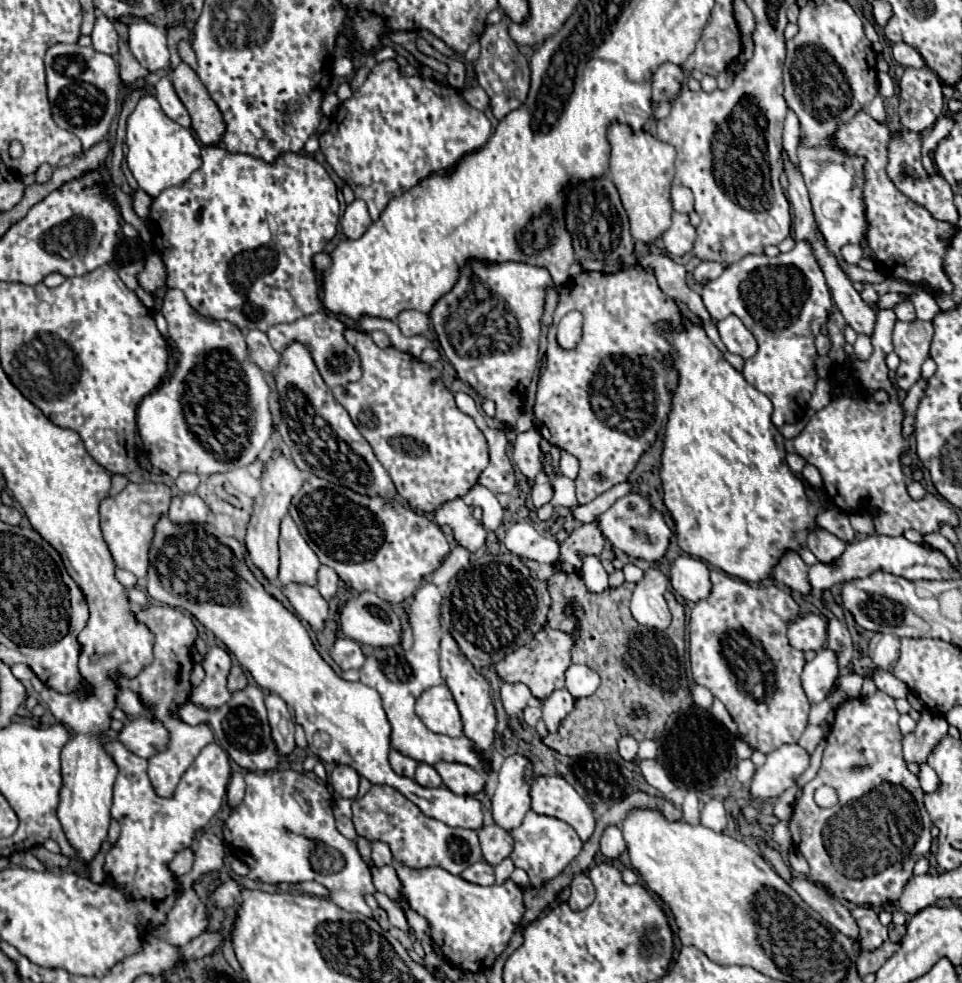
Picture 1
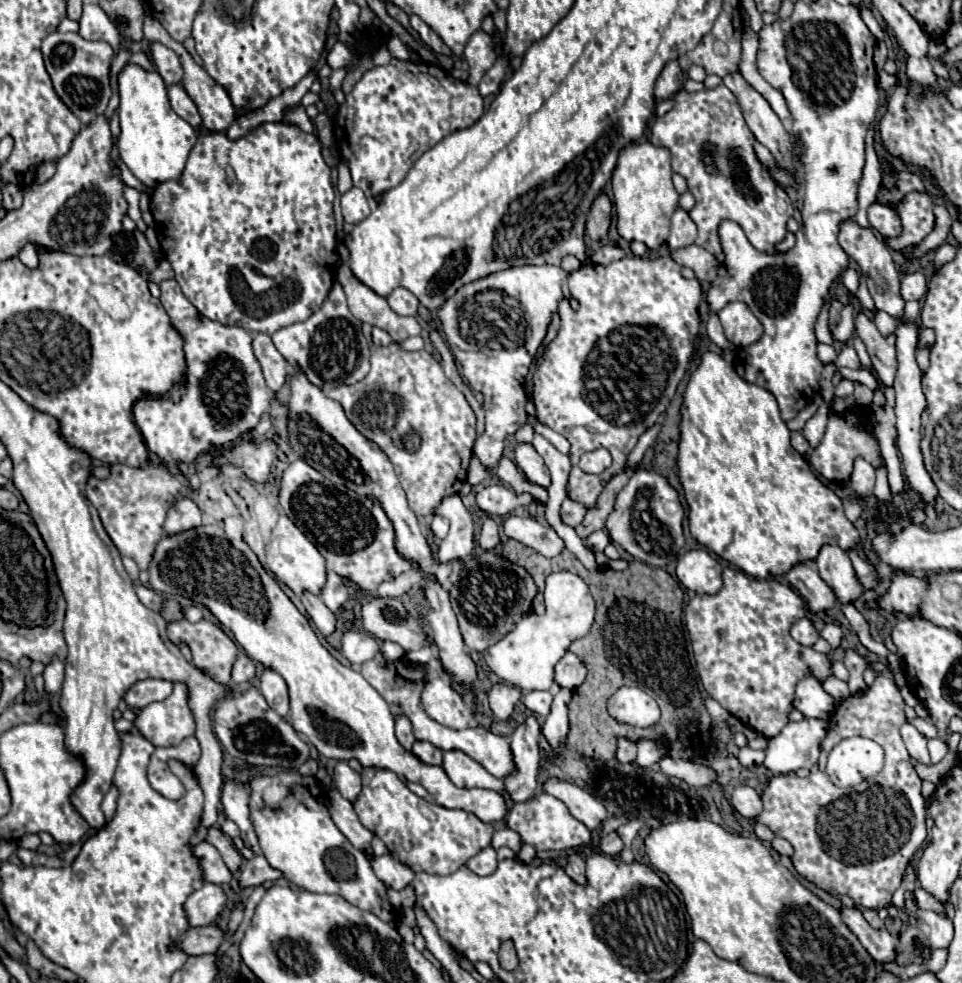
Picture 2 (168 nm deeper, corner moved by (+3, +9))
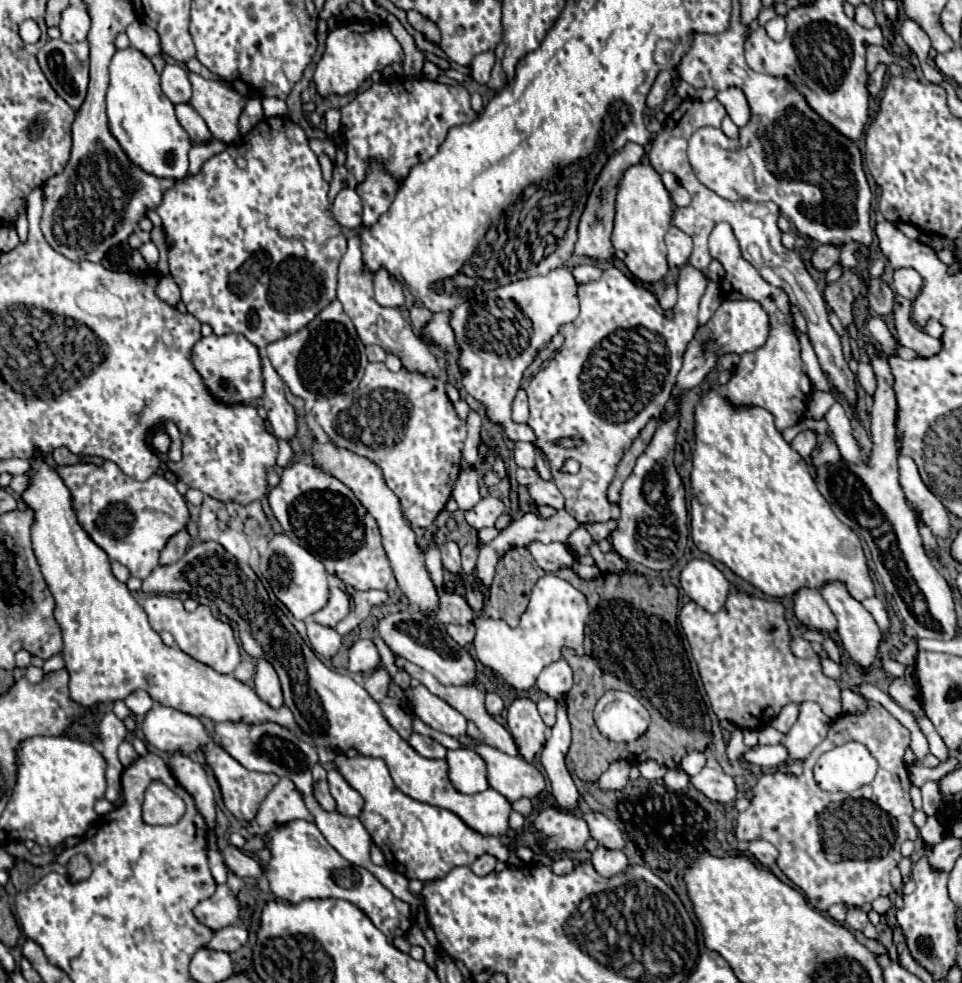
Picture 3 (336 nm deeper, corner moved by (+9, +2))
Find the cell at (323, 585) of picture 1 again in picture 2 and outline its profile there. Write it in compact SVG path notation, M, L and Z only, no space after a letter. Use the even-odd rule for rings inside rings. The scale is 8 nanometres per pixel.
M328 572L328 582L320 594L322 602L332 610L332 612L340 612L344 608L344 604L348 602L350 594L348 594L348 586L342 582L342 578L334 572Z

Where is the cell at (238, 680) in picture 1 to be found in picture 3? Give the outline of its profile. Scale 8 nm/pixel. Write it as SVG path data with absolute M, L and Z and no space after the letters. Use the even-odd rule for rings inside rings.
M242 661L242 663L234 669L232 675L234 675L238 681L248 683L248 681L252 679L252 675L254 675L254 663L250 663L250 661Z

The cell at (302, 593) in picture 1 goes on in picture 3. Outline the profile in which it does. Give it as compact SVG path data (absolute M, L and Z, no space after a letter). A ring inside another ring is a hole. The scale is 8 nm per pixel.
M308 619L306 627L308 627L308 639L312 643L314 653L318 653L322 657L336 655L340 643L342 643L342 637L336 633L336 629L320 625L314 619Z

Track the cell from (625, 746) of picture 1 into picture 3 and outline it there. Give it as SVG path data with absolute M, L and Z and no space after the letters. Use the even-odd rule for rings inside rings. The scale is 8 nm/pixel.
M620 759L620 761L614 761L606 773L602 773L598 783L602 789L622 789L628 781L628 773L630 773L630 763Z

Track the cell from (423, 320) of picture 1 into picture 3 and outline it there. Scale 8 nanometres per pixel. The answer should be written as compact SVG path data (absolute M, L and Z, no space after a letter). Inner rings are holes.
M378 271L374 275L374 291L376 291L376 301L382 307L402 307L406 301L402 287L386 271Z

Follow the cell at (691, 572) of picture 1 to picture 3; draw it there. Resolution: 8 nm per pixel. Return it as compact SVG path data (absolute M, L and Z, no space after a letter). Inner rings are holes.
M692 559L680 573L680 587L702 609L716 613L728 597L730 583L712 561Z

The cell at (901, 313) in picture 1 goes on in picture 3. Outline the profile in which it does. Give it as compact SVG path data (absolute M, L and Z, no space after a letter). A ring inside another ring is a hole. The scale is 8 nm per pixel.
M896 269L894 271L894 291L904 299L914 301L922 289L922 277L914 269Z

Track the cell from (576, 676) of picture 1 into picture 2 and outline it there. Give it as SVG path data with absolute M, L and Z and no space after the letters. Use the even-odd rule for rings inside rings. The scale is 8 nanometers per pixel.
M566 652L554 666L554 682L562 688L578 688L586 680L586 666L572 652Z

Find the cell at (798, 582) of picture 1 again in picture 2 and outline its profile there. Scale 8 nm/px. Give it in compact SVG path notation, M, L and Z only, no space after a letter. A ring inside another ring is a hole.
M796 564L784 578L804 598L810 612L820 614L820 612L826 612L836 606L836 598L834 598L832 590L820 578L820 574L816 570L812 570L808 564Z

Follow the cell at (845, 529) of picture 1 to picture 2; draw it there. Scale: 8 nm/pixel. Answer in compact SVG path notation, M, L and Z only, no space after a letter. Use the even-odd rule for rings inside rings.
M852 550L848 556L852 560L852 566L856 570L856 576L858 576L860 584L864 586L864 590L874 590L878 586L878 582L880 582L876 568L870 562L866 562L860 556L856 556L856 550Z

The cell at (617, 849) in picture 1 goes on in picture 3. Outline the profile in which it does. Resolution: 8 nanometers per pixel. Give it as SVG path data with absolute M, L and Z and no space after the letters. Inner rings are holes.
M596 847L592 851L592 865L602 877L612 877L626 869L628 859L624 851L620 849L606 849L606 847Z

